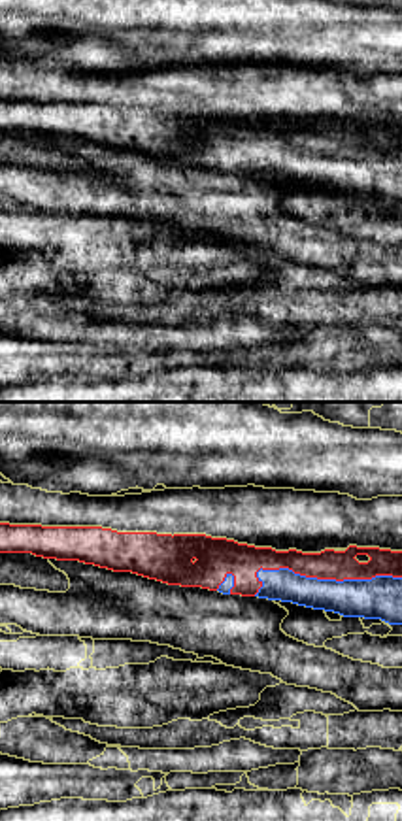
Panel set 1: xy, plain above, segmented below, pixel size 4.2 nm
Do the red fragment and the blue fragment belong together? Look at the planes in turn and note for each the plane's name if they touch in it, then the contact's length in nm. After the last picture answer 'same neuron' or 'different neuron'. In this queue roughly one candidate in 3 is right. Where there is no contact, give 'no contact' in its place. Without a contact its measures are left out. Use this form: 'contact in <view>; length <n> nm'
contact in xy; length 650 nm

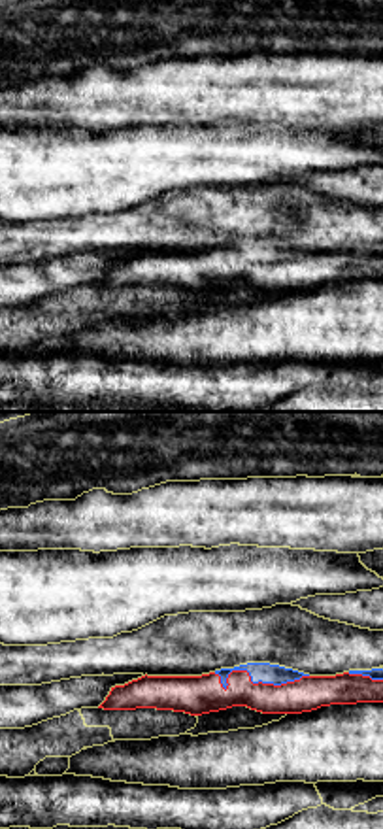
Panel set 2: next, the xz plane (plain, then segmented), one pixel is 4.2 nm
contact in xz; length 400 nm

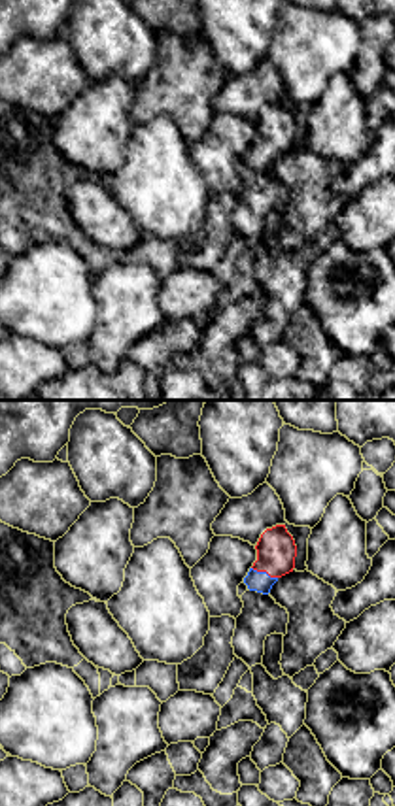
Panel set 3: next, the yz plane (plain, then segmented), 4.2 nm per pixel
contact in yz; length 120 nm

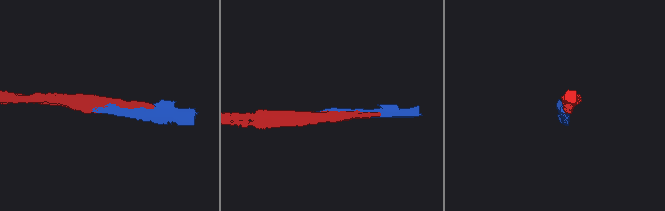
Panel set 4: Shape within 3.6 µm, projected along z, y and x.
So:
same neuron

